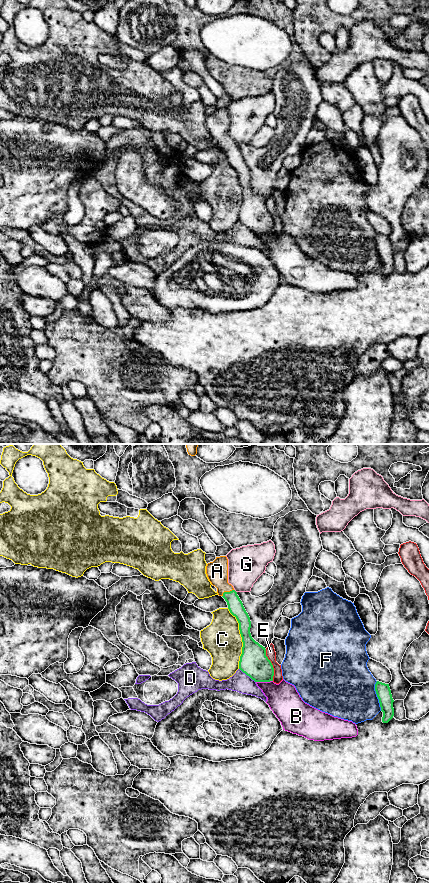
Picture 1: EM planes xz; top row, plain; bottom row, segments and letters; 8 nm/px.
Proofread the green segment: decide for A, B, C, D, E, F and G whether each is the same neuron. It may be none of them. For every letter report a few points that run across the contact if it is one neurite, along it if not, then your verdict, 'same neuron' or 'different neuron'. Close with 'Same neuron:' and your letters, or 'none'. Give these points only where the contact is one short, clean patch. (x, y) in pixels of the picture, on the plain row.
A: line xz (235, 157), (232, 150), (226, 144), (217, 123); same neuron
B: different neuron
C: different neuron
D: different neuron
E: different neuron
F: different neuron
G: different neuron
Same neuron: A

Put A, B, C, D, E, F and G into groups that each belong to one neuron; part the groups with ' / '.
A / B / C / D / E / F / G

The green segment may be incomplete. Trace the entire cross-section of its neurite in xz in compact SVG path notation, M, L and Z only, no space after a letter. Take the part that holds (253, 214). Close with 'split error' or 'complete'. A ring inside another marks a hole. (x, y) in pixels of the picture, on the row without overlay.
M226 108L216 109L213 114L206 118L206 126L213 138L217 140L217 145L222 148L227 154L230 165L236 169L239 175L239 182L242 189L243 199L242 206L239 213L239 221L249 228L255 234L270 234L273 233L274 220L271 213L266 208L266 201L258 194L256 194L250 185L251 173L248 165L246 164L242 153L240 152L237 144L233 138L228 135L228 111Z; split error

